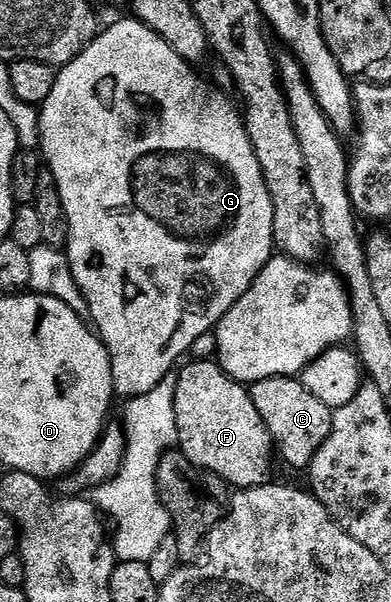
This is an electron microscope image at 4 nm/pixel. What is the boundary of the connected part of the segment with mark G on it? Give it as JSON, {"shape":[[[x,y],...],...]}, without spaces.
{"shape":[[[136,17],[128,18],[111,24],[106,31],[104,28],[70,63],[57,71],[51,97],[47,97],[47,101],[39,108],[39,154],[48,174],[49,171],[53,174],[51,182],[56,187],[65,210],[65,220],[69,226],[69,268],[89,306],[88,318],[109,354],[116,394],[120,398],[122,395],[122,400],[125,401],[143,393],[151,393],[151,389],[155,389],[159,381],[168,378],[182,362],[181,355],[187,354],[208,331],[210,334],[216,328],[222,317],[237,304],[243,293],[247,293],[255,277],[259,277],[261,270],[275,255],[275,209],[271,205],[271,193],[261,172],[259,157],[255,157],[255,149],[249,140],[242,114],[238,108],[236,111],[229,104],[227,96],[208,87],[193,72],[196,70],[183,57],[179,57],[179,53],[175,53],[175,49],[171,49],[171,45],[167,45],[163,37],[159,37],[159,33],[143,25]]]}

